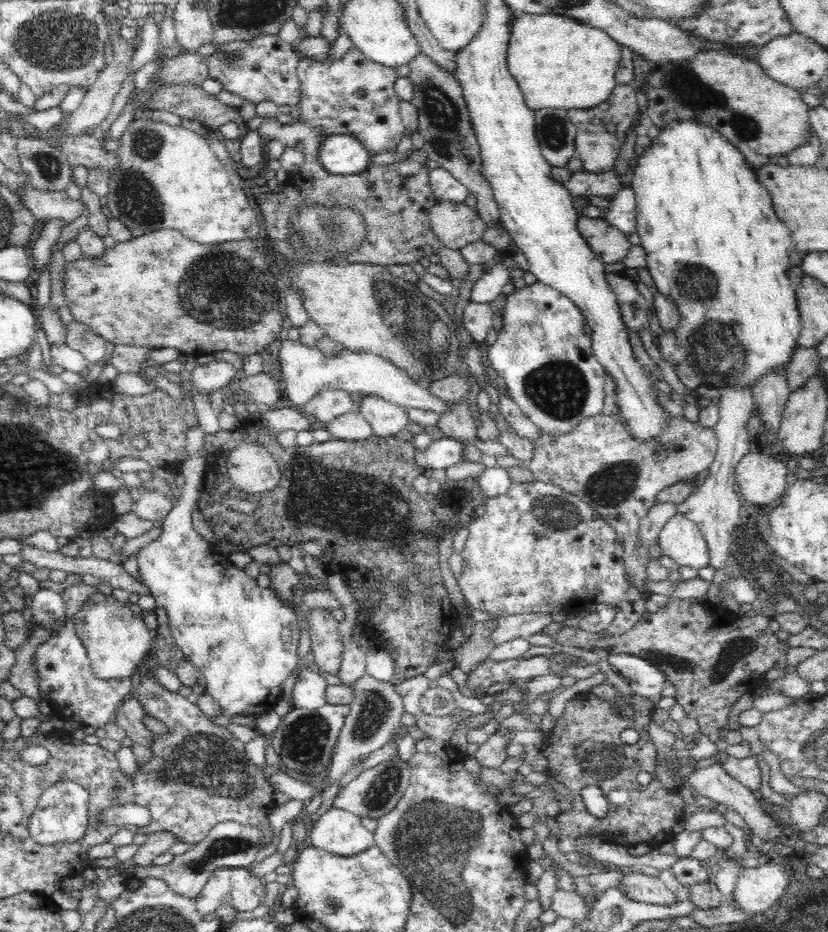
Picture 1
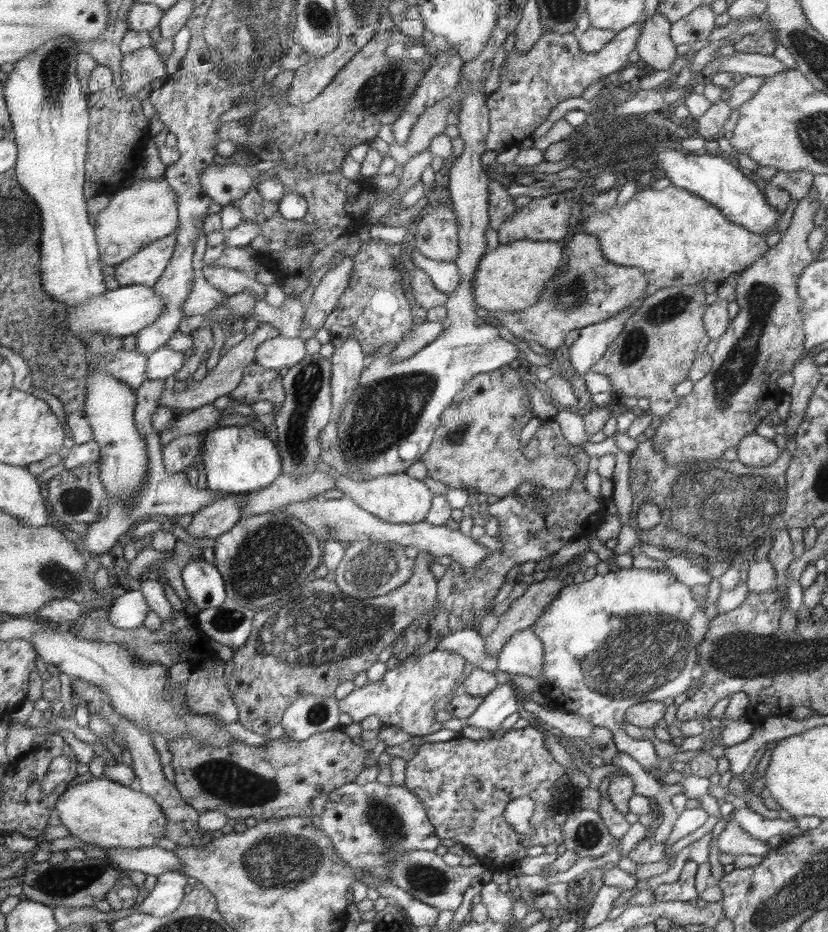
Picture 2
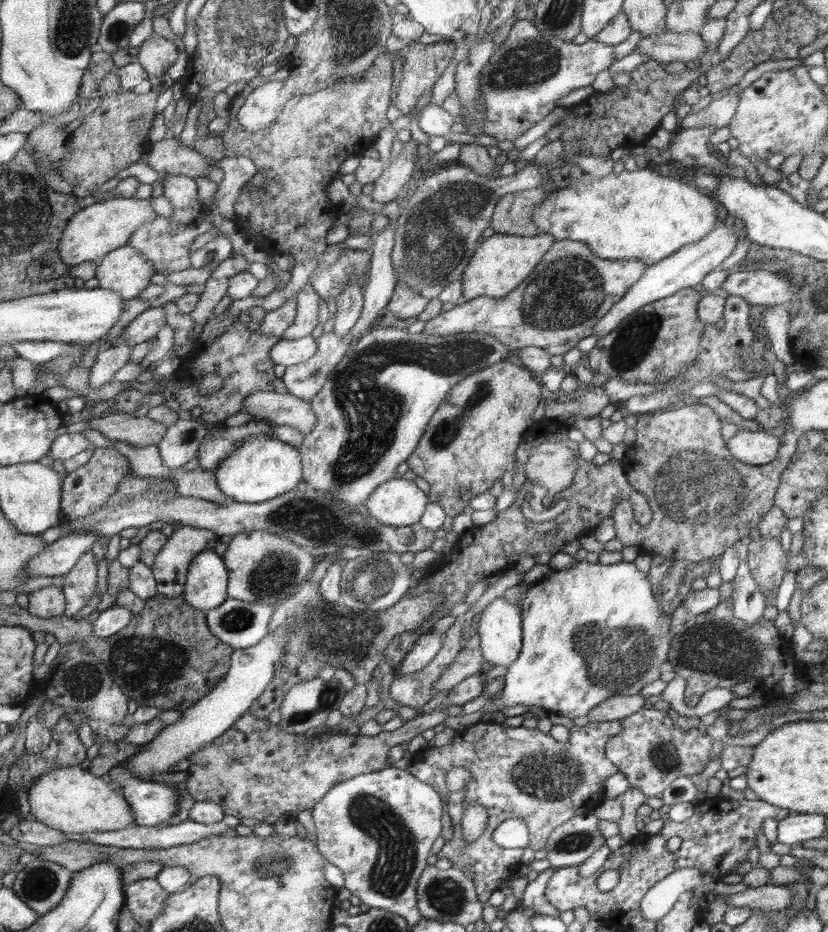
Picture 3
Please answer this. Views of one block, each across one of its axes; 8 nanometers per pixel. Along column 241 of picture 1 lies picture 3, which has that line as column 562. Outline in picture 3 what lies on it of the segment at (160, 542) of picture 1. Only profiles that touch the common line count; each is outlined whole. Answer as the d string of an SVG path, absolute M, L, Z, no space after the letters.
M583 560L576 562L572 567L563 570L554 569L547 578L538 580L537 583L530 583L526 597L522 603L521 612L521 627L522 627L522 648L518 657L514 659L512 665L508 667L508 672L505 675L506 684L504 690L497 700L486 699L483 696L468 702L462 706L464 715L475 712L481 712L483 715L490 715L495 712L502 712L506 706L515 705L532 705L541 706L548 713L557 713L569 719L578 717L586 717L592 713L596 706L600 706L608 698L614 696L632 696L638 694L638 690L644 684L650 684L656 681L660 676L660 666L666 662L666 654L670 654L670 648L673 648L673 635L670 634L670 624L672 613L666 614L660 606L660 602L654 596L653 587L648 582L648 576L644 572L640 572L634 561L632 562L617 562L614 564L590 564Z

